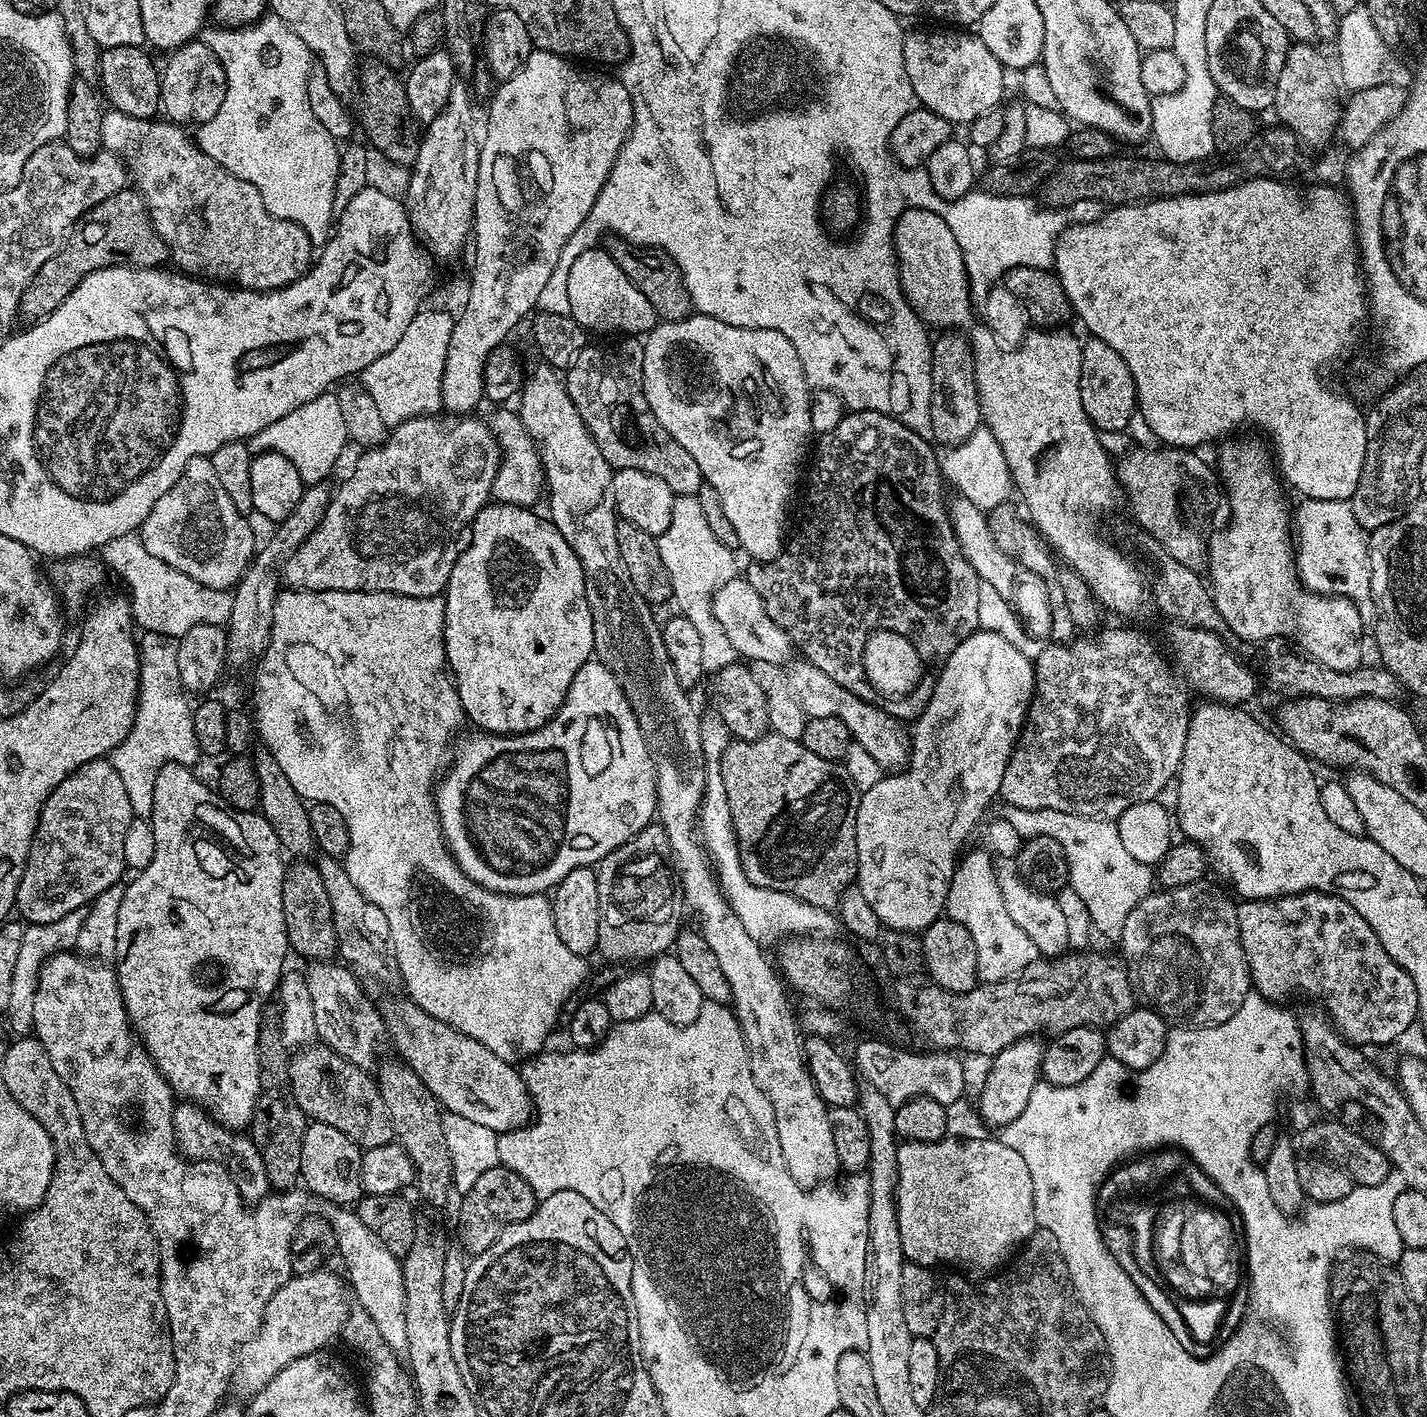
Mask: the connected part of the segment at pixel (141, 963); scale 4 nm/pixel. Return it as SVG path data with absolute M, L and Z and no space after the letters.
M164 764L162 770L158 770L158 782L154 782L154 810L150 817L154 834L154 858L145 869L132 876L132 881L127 881L122 907L118 909L118 946L114 967L128 1011L128 1020L173 1093L181 1101L192 1101L200 1105L225 1127L244 1130L251 1125L256 1101L262 1095L258 1070L260 1015L264 1012L265 1004L273 999L286 968L284 959L290 956L282 910L282 882L286 860L274 830L270 830L270 822L266 822L266 818L261 816L259 811L238 812L225 806L219 795L213 789L211 792L192 771L191 767L182 764Z

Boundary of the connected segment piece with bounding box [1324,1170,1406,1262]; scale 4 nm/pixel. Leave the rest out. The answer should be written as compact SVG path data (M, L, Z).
M1393 1170L1378 1186L1356 1186L1339 1202L1324 1204L1324 1212L1332 1212L1332 1220L1336 1220L1336 1212L1340 1212L1340 1244L1346 1245L1349 1250L1367 1250L1385 1262L1399 1261L1405 1244L1394 1224L1393 1206L1395 1198L1405 1189L1402 1174Z

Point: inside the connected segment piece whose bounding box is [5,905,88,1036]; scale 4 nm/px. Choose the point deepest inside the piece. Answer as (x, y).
(40, 941)

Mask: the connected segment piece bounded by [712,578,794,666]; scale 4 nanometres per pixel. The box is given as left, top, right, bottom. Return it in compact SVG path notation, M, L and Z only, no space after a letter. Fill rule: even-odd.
M737 578L726 582L712 595L712 606L714 618L718 618L722 630L726 630L726 635L730 637L737 657L748 662L753 660L774 662L781 666L787 665L793 659L792 639L784 632L784 629L772 621L770 614L766 614L766 606L762 598L758 598L754 586L750 586L747 578Z

